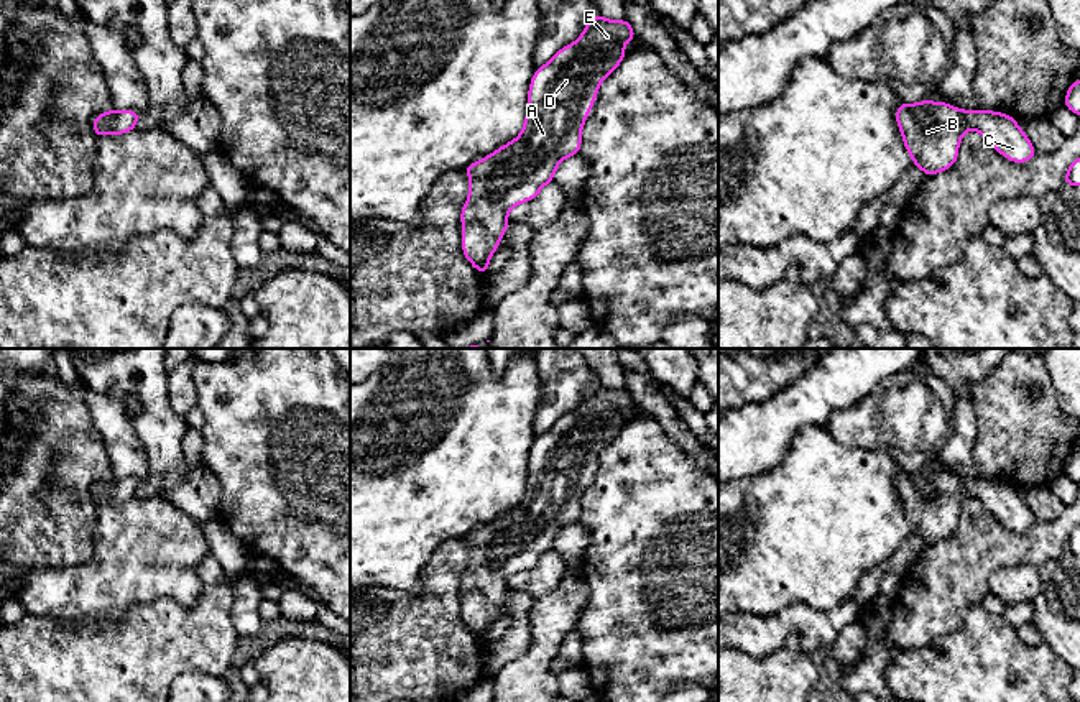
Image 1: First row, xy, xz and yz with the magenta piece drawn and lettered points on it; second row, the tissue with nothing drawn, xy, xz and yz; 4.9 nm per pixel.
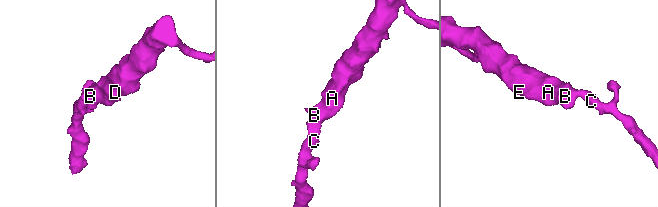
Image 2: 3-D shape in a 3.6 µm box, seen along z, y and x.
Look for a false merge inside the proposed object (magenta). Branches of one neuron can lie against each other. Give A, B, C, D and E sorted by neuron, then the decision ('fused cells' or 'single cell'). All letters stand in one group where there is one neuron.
A B C D E | single cell

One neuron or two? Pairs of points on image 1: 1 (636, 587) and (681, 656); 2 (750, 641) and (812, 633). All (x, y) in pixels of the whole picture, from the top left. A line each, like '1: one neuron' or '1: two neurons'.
1: one neuron
2: one neuron

